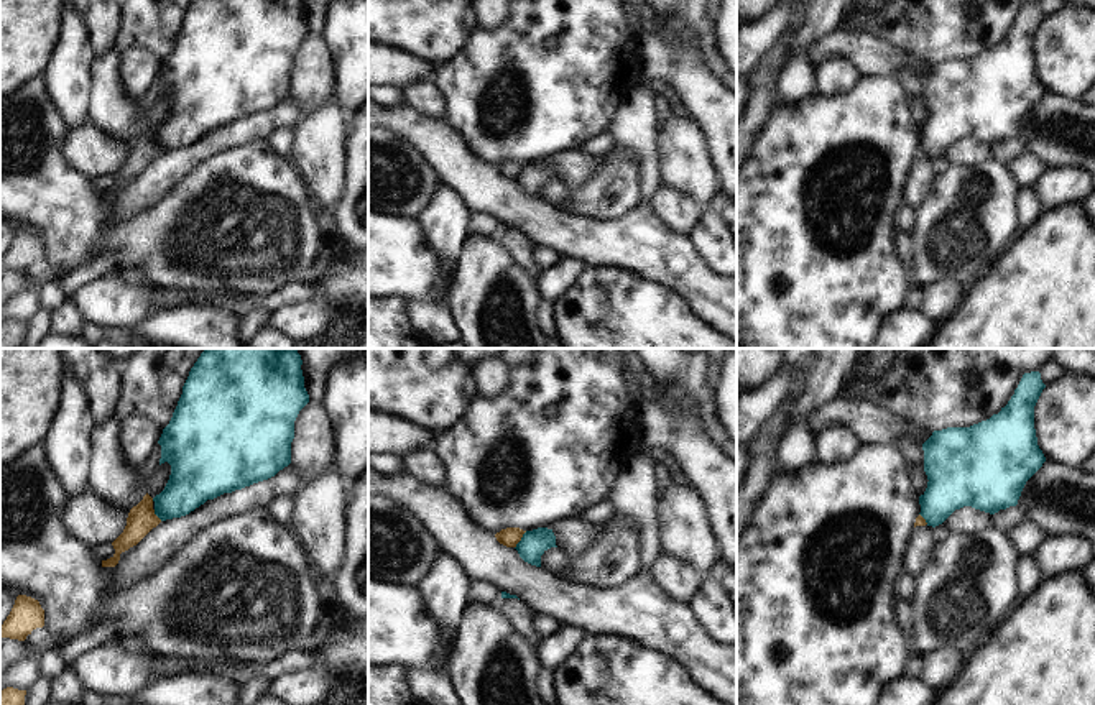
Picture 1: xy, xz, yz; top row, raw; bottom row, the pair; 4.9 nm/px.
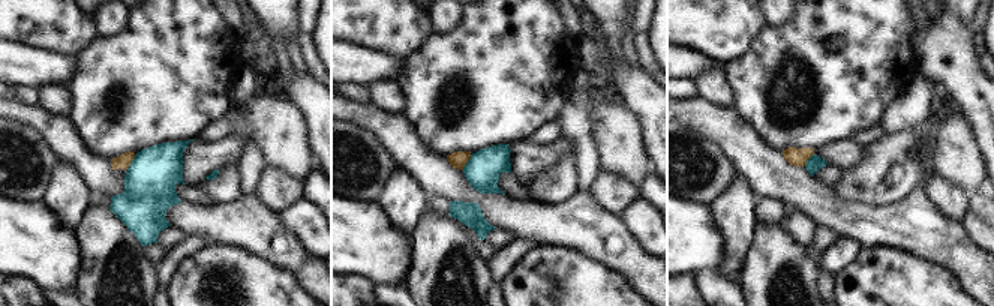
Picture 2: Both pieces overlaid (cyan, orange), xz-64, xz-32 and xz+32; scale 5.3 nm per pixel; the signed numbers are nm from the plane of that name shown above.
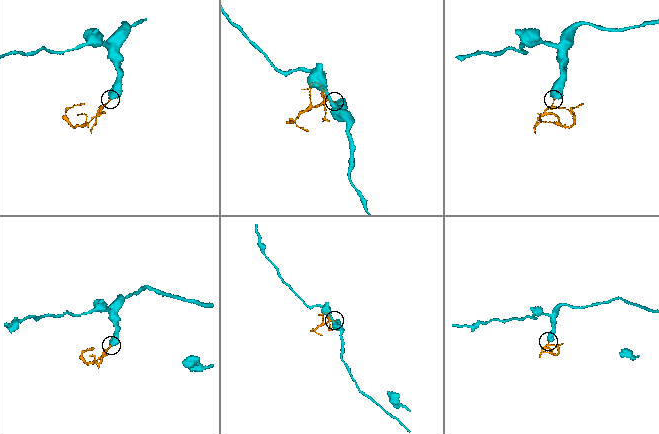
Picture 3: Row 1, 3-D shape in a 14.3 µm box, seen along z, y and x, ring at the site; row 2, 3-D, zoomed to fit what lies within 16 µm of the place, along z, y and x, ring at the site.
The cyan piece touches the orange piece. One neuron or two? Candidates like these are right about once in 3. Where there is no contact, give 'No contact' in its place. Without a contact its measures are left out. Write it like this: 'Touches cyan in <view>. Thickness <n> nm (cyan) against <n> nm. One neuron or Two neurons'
Touches cyan in xz. Thickness 130 nm (cyan) against 90 nm. Two neurons

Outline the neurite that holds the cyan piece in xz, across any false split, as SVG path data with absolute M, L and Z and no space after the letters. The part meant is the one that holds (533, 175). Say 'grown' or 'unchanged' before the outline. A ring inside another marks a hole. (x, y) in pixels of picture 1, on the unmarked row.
unchanged | M538 159L526 163L515 181L524 194L541 199L541 187L551 179L557 179L552 161Z

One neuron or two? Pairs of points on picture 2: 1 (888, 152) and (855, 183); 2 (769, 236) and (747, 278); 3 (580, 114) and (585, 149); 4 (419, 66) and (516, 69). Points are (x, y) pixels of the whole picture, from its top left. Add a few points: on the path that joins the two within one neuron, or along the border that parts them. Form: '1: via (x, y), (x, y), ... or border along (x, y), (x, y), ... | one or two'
1: via (880, 159), (862, 177) | one
2: via (769, 246), (769, 255), (757, 267) | one
3: via (580, 123), (582, 140) | one
4: via (443, 69), (492, 69) | one

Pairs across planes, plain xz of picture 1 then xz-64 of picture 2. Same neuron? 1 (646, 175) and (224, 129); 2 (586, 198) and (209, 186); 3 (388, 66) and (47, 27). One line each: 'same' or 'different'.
1: different
2: same
3: different

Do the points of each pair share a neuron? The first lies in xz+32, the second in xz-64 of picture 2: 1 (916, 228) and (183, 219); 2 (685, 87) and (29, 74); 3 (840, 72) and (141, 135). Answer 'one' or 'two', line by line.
1: one
2: two
3: one

